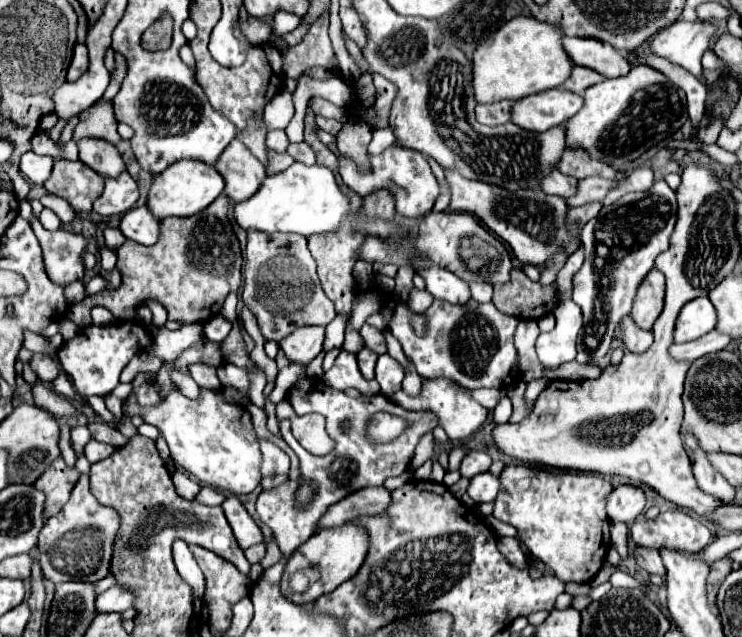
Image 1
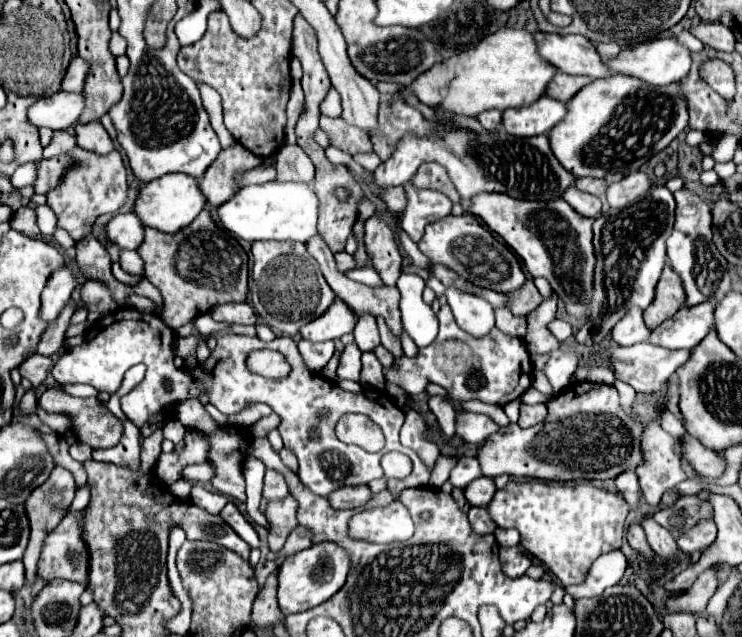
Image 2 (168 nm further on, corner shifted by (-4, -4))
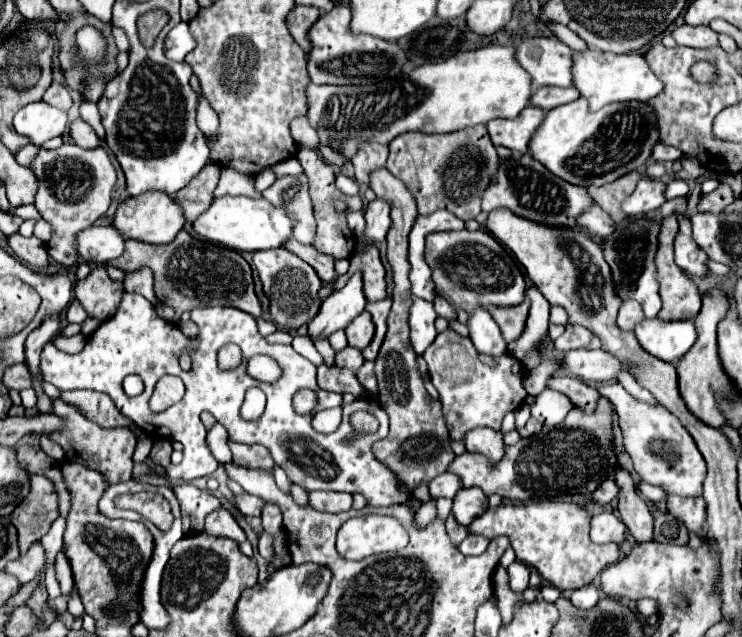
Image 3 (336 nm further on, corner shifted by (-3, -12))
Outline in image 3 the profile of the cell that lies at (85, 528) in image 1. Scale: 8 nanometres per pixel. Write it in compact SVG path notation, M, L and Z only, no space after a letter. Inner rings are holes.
M35 542L27 554L19 556L17 560L11 560L3 572L9 572L11 576L15 576L19 580L19 584L27 584L31 582L35 576L45 572L45 552L41 542Z

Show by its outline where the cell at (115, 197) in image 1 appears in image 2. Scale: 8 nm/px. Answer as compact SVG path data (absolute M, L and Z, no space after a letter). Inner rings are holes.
M76 148L70 156L78 158L78 166L68 172L54 192L48 192L48 206L54 210L58 218L58 226L64 228L74 242L78 242L86 232L92 230L92 224L102 214L118 212L128 200L128 182L126 168L120 154L114 150L106 156L98 156L94 152L86 152Z

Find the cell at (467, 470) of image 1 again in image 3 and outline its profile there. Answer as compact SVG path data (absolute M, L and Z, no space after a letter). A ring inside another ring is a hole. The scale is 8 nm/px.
M445 472L429 482L429 494L433 498L453 498L459 488L461 480L457 480L457 476L453 476L451 472Z

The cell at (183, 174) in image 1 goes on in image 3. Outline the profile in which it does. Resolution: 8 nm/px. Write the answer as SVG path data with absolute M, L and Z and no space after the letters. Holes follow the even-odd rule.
M145 192L135 198L127 198L119 204L115 216L113 216L113 228L119 230L123 240L139 240L145 244L167 244L171 242L177 232L185 226L185 218L181 216L181 208L177 208L177 202L171 200L169 194L155 194Z

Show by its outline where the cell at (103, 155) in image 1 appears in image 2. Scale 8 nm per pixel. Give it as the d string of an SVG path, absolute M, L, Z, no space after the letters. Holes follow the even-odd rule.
M88 122L84 126L76 126L76 142L80 148L94 154L110 154L114 150L110 136L100 122L94 124Z

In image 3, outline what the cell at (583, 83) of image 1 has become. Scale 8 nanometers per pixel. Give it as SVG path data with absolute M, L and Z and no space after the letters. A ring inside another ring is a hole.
M545 86L533 92L531 96L531 104L541 108L541 110L551 110L563 104L569 104L573 100L577 100L577 90L575 88L555 88L555 86Z

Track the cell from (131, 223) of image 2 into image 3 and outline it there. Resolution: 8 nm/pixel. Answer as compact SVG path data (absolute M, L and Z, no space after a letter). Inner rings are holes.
M91 226L77 234L77 254L87 264L107 264L121 256L125 240L113 226Z

